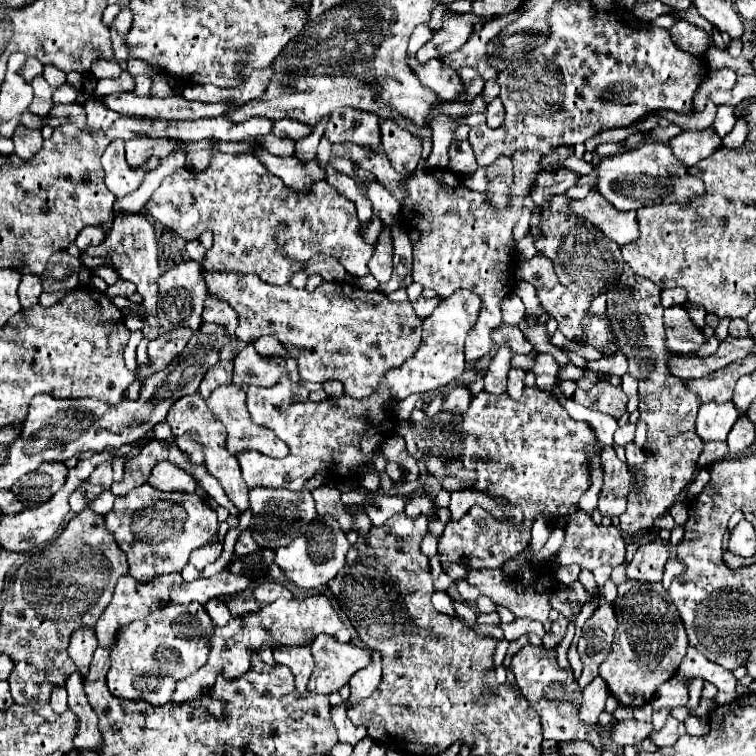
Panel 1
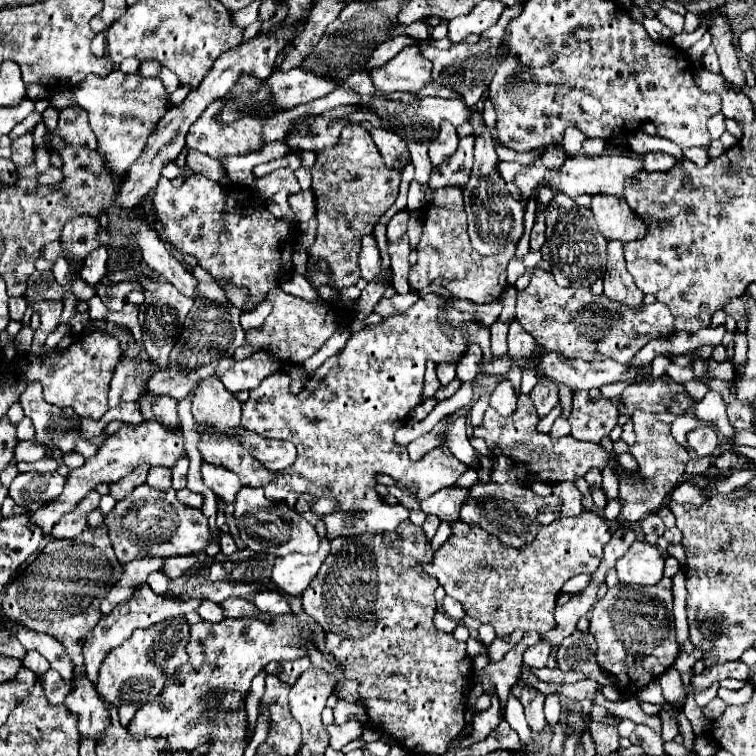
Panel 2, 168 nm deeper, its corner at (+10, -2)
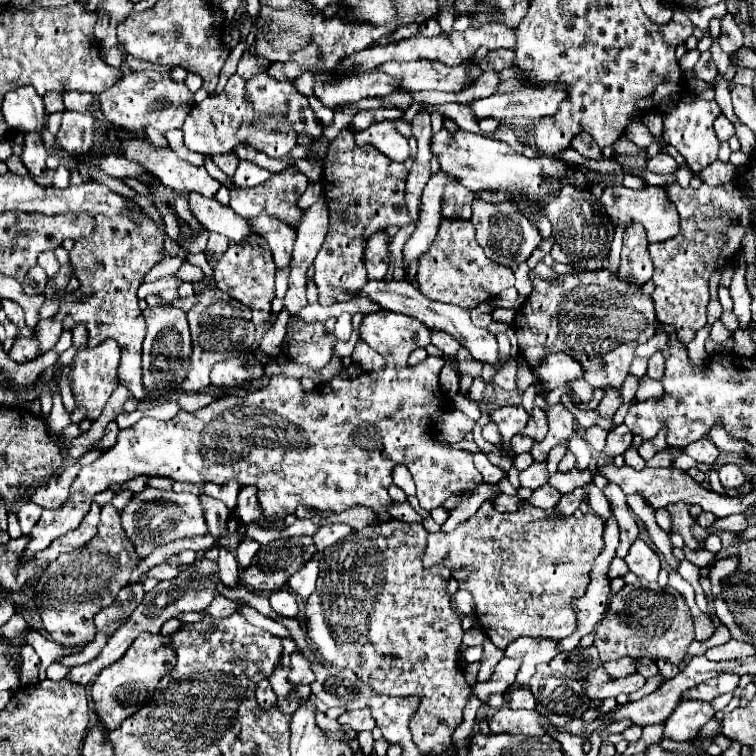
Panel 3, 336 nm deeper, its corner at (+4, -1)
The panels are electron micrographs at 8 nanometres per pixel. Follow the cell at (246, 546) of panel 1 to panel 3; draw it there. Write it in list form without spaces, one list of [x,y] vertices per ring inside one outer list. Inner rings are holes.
[[[202,494],[202,508],[206,514],[206,522],[210,528],[210,534],[216,538],[228,536],[228,518],[230,518],[230,510],[226,508],[226,504],[222,504],[220,500],[214,500],[210,496]]]

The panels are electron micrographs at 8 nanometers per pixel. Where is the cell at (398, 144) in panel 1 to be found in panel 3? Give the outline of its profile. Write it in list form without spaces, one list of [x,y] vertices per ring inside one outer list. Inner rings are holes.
[[[378,122],[368,126],[366,130],[354,134],[356,144],[358,146],[366,146],[372,144],[374,148],[378,148],[382,154],[386,154],[388,158],[392,158],[394,162],[406,162],[410,158],[410,146],[408,146],[408,138],[402,136],[392,122]]]

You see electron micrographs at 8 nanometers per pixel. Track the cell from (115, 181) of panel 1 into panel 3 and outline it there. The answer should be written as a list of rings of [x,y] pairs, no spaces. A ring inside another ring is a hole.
[[[142,70],[142,72],[130,72],[122,76],[122,80],[116,86],[98,94],[98,102],[100,102],[104,120],[114,128],[144,130],[152,126],[160,130],[160,134],[166,134],[168,130],[180,128],[184,124],[184,118],[195,105],[193,95],[178,96],[178,92],[190,92],[190,90],[186,88],[184,82],[172,82],[168,72],[161,74],[152,70]]]

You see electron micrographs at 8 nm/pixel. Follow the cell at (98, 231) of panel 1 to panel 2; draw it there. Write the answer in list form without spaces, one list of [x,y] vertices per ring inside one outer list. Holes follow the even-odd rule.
[[[54,241],[54,243],[48,243],[48,245],[42,249],[40,257],[42,257],[42,259],[46,259],[46,261],[56,261],[56,257],[58,257],[60,253],[64,255],[62,243],[60,243],[60,241]]]

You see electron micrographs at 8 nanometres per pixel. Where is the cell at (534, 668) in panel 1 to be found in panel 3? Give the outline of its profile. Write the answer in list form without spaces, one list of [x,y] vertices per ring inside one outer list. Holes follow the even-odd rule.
[[[518,688],[518,690],[510,692],[508,702],[510,702],[510,708],[526,708],[526,710],[536,708],[536,700],[528,688]]]

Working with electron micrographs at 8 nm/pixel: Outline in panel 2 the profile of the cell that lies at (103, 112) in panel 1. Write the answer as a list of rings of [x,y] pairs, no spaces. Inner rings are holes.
[[[66,107],[60,111],[60,121],[56,133],[70,147],[96,149],[96,137],[88,125],[86,113],[80,107]]]

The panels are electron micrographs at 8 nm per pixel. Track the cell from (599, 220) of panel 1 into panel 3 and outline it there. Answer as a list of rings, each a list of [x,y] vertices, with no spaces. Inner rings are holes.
[[[616,184],[616,186],[610,186],[602,192],[600,202],[602,202],[602,206],[608,214],[608,220],[614,226],[624,226],[626,228],[630,222],[640,222],[646,228],[648,242],[662,242],[662,240],[674,238],[678,234],[678,228],[680,228],[678,212],[676,212],[674,204],[666,198],[662,186],[648,186],[646,190],[636,192],[636,190],[630,190],[626,186],[622,186],[622,184]]]

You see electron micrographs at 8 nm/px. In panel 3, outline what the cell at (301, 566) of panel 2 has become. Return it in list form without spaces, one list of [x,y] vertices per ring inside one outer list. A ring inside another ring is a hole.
[[[316,554],[314,560],[310,560],[310,564],[304,564],[304,568],[294,572],[294,576],[290,576],[290,580],[288,580],[290,590],[294,594],[298,594],[302,600],[306,600],[314,592],[316,578],[318,578],[318,572],[320,572],[318,566],[320,566],[320,556]]]

